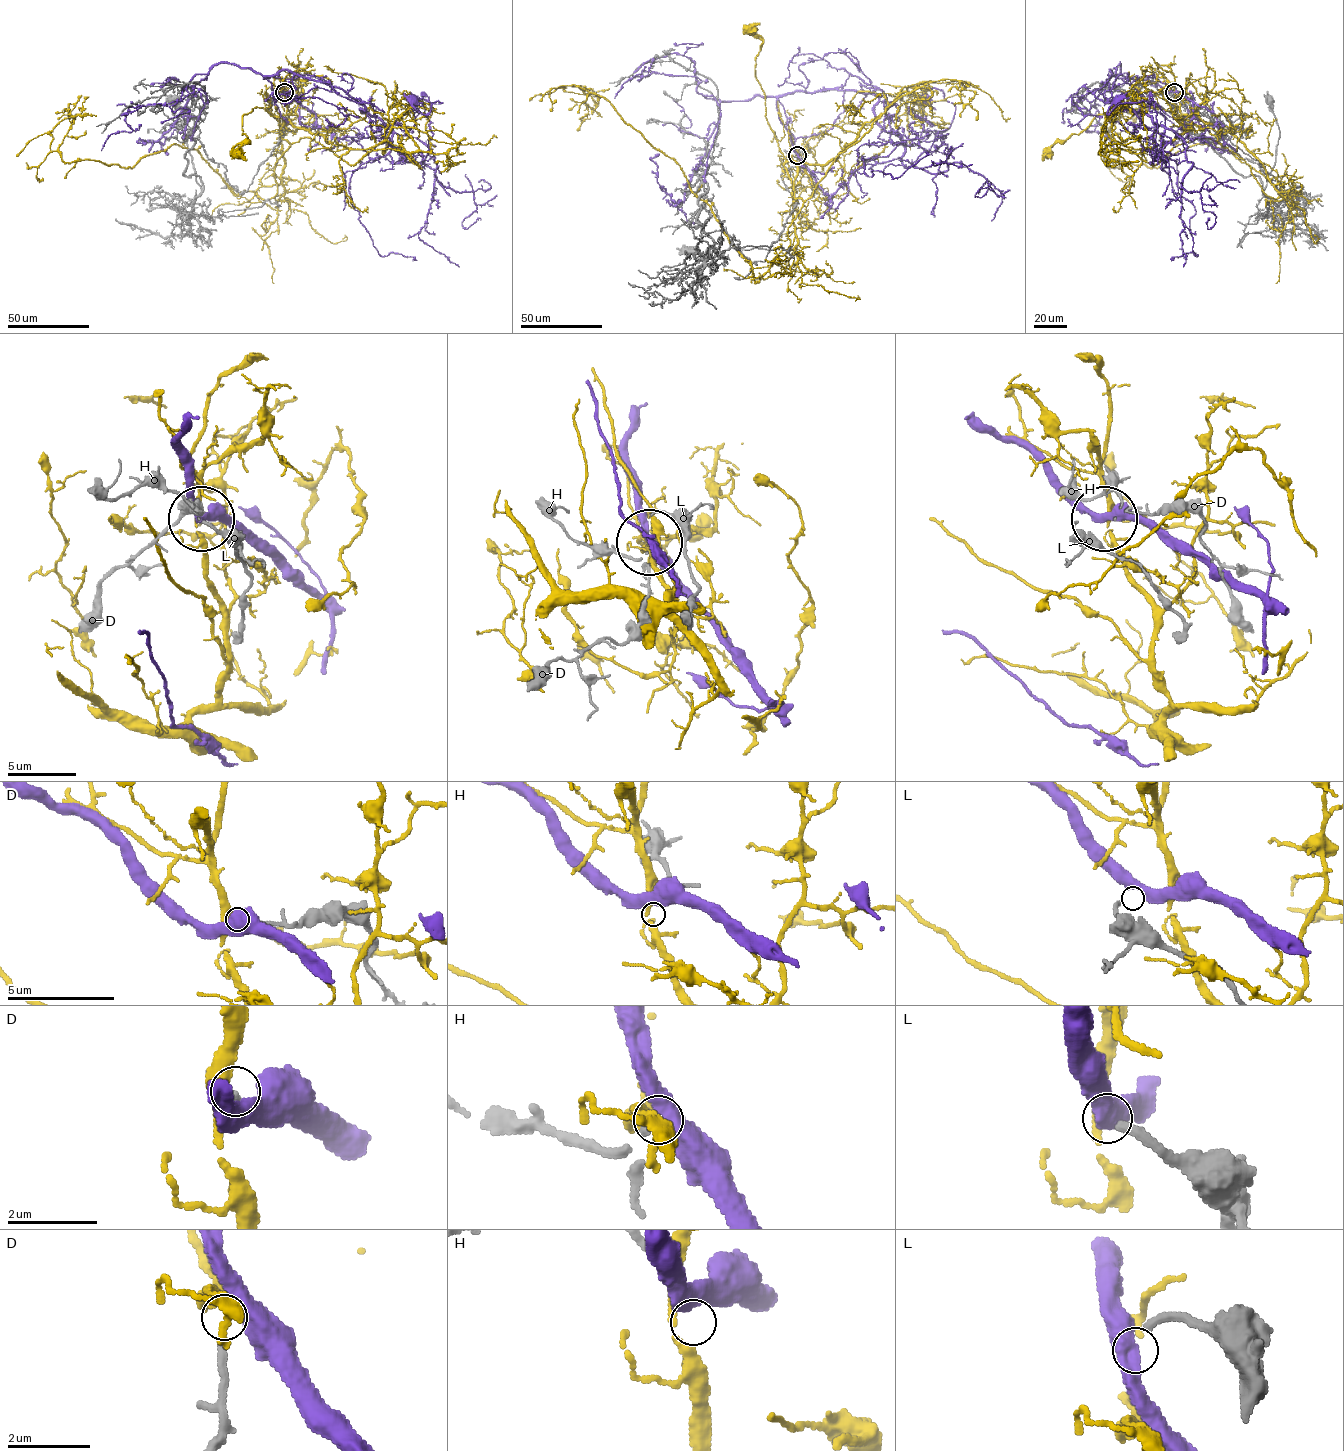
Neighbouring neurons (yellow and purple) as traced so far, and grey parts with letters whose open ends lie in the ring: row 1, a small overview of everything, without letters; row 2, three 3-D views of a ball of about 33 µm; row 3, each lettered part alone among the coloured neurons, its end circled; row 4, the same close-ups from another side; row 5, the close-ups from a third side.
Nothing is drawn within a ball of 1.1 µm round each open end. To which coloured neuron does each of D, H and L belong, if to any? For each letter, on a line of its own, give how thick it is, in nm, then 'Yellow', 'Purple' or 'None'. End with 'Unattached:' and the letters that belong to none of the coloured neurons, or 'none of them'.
D: Thickness 190 nm. None
H: Thickness 80 nm. None
L: Thickness 200 nm. Purple
Unattached: D, H

